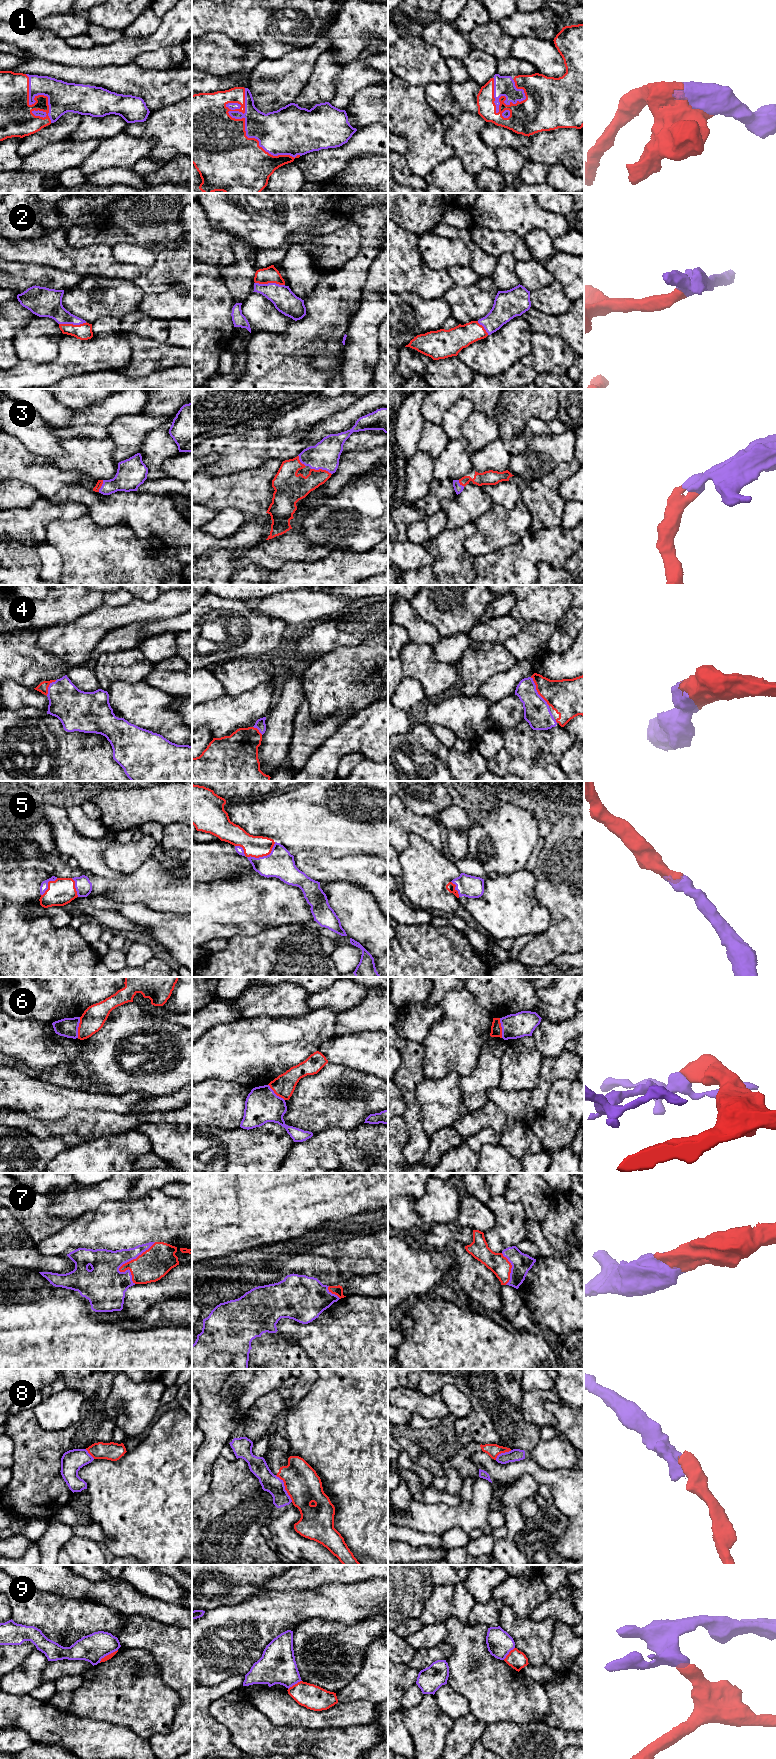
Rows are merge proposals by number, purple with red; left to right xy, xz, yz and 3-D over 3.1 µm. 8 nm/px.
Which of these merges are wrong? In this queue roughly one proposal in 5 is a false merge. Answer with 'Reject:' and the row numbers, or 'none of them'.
Reject: 6, 8, 9

